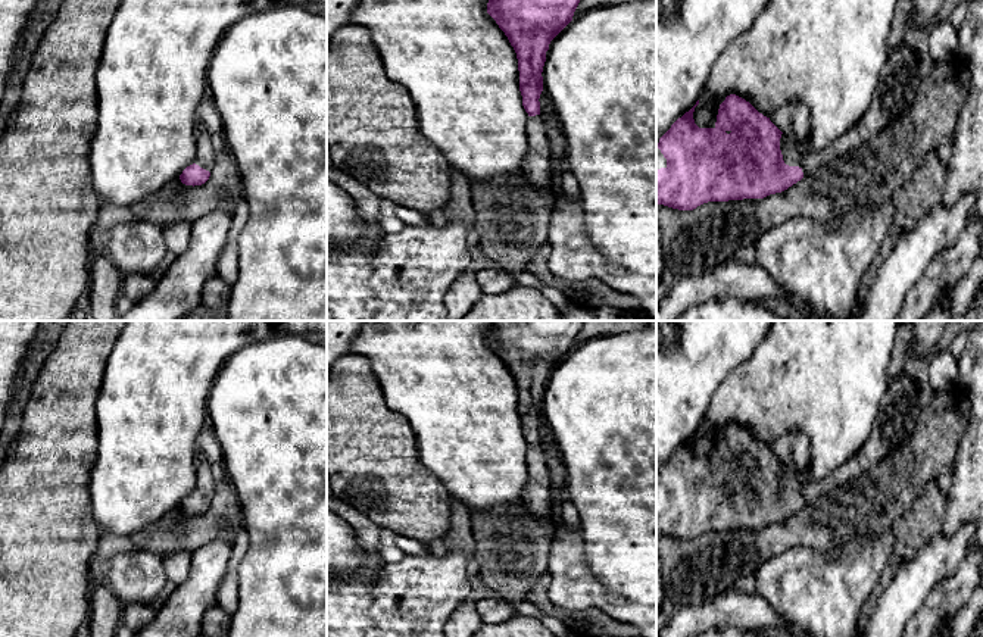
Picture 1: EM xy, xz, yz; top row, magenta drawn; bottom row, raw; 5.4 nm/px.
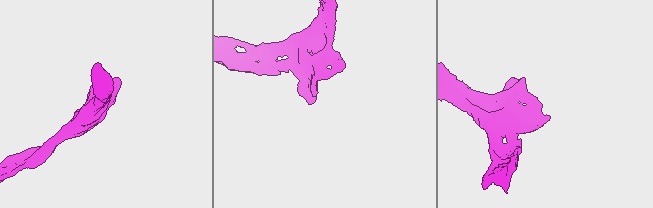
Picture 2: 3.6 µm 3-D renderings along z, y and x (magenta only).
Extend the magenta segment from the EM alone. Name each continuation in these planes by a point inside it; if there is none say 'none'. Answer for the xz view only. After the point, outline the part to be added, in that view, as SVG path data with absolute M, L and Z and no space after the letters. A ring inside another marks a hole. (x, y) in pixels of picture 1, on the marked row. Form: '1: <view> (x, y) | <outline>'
1: xz (537, 165) | M528 116L525 122L527 154L522 171L534 188L559 194L558 178L552 174L552 157L546 127L542 118Z

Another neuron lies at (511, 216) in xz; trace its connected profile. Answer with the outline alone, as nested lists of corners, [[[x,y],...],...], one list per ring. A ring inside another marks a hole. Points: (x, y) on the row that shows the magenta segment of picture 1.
[[[522,168],[486,181],[471,181],[477,255],[483,263],[505,269],[511,275],[527,268],[537,250],[549,243],[549,218],[556,193],[540,191],[524,175]]]

